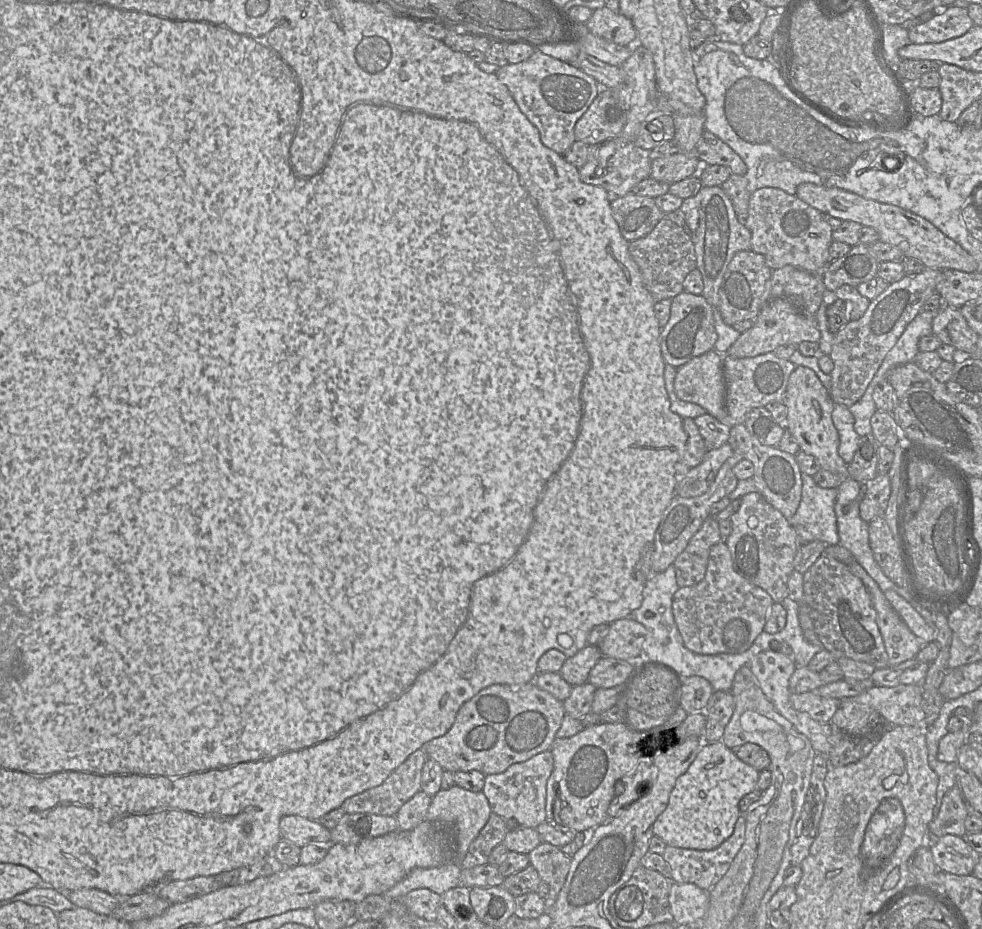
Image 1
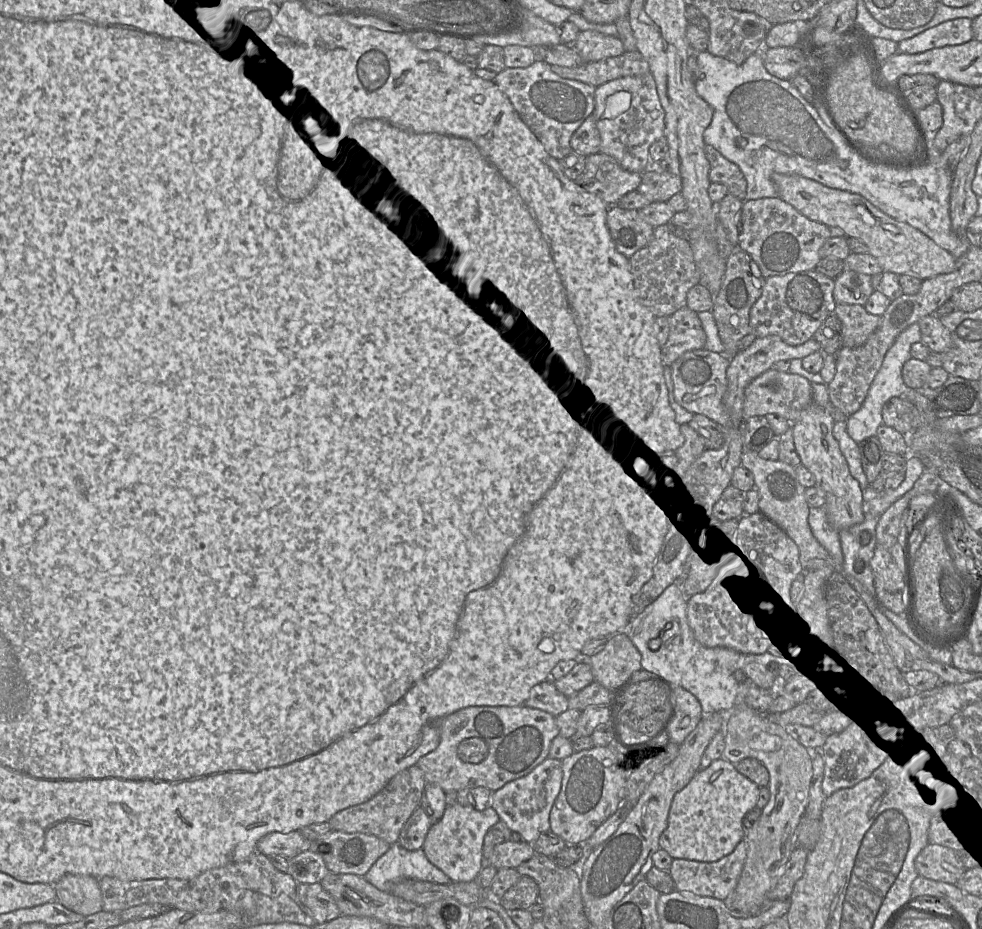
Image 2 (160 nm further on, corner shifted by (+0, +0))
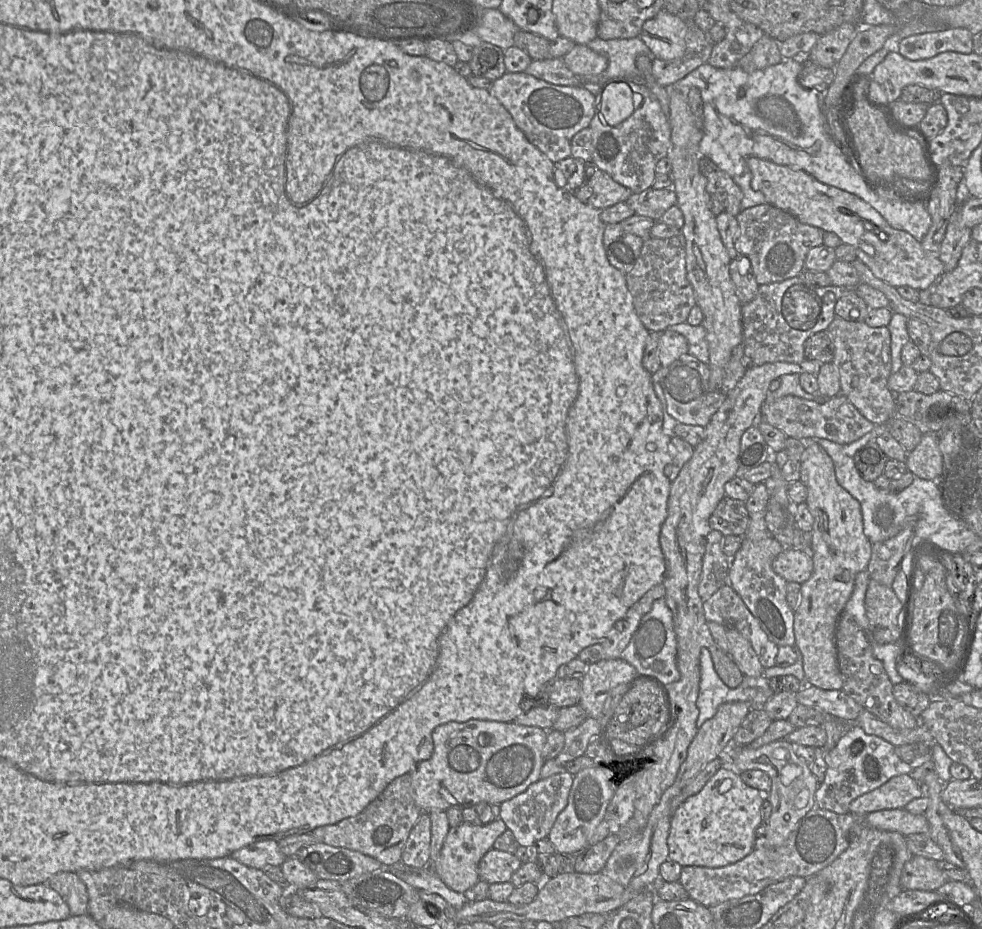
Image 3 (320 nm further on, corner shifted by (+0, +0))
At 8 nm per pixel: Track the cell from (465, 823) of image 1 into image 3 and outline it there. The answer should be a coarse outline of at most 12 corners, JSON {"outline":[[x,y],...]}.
{"outline":[[502,819],[451,827],[433,871],[464,893],[507,829]]}

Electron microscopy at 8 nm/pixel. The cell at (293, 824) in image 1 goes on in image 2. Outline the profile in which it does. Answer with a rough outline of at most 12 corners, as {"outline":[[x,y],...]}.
{"outline":[[300,831],[263,836],[256,852],[292,858],[309,850]]}

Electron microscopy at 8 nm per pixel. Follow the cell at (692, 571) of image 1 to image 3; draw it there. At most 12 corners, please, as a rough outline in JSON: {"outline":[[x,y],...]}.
{"outline":[[723,534],[706,538],[698,594],[708,600],[728,582]]}

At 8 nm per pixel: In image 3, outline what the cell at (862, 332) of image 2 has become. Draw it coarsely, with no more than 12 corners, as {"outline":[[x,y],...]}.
{"outline":[[836,315],[827,331],[845,396],[867,420],[896,415],[888,326]]}

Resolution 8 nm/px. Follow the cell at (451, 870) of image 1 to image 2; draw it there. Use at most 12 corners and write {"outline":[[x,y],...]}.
{"outline":[[391,845],[364,878],[381,891],[403,879],[451,879],[423,849]]}

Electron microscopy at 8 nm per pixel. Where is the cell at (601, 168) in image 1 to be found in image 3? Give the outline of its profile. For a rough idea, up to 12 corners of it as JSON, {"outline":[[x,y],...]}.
{"outline":[[585,163],[585,178],[574,195],[603,210],[625,202],[632,191]]}

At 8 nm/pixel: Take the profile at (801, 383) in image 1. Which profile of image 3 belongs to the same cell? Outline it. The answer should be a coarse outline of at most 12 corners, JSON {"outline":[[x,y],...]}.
{"outline":[[802,439],[813,573],[794,610],[804,683],[842,690],[836,627],[868,567],[860,503]]}

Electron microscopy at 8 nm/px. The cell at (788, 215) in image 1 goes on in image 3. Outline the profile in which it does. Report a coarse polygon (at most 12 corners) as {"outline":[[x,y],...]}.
{"outline":[[769,203],[741,210],[736,251],[759,286],[801,275],[825,231]]}

